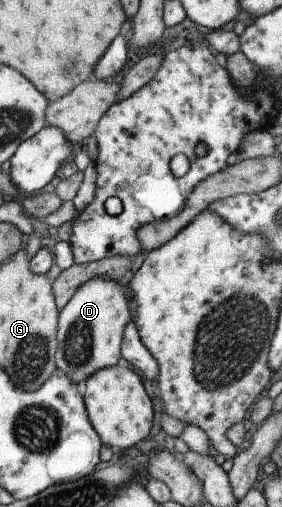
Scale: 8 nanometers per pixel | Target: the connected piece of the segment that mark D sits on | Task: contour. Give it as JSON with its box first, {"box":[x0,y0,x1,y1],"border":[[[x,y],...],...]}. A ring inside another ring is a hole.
{"box":[54,276,130,384],"border":[[[96,276],[80,284],[71,298],[68,298],[65,306],[58,310],[56,349],[54,352],[56,368],[65,372],[72,381],[82,384],[92,372],[117,364],[120,358],[122,334],[126,324],[130,321],[128,301],[127,286],[120,286],[115,279]]]}

